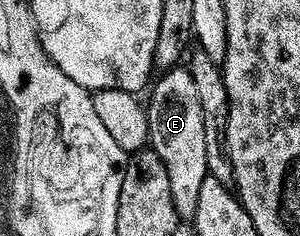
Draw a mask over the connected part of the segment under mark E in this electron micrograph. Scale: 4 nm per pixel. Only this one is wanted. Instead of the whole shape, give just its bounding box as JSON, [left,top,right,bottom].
[144,65,208,220]

